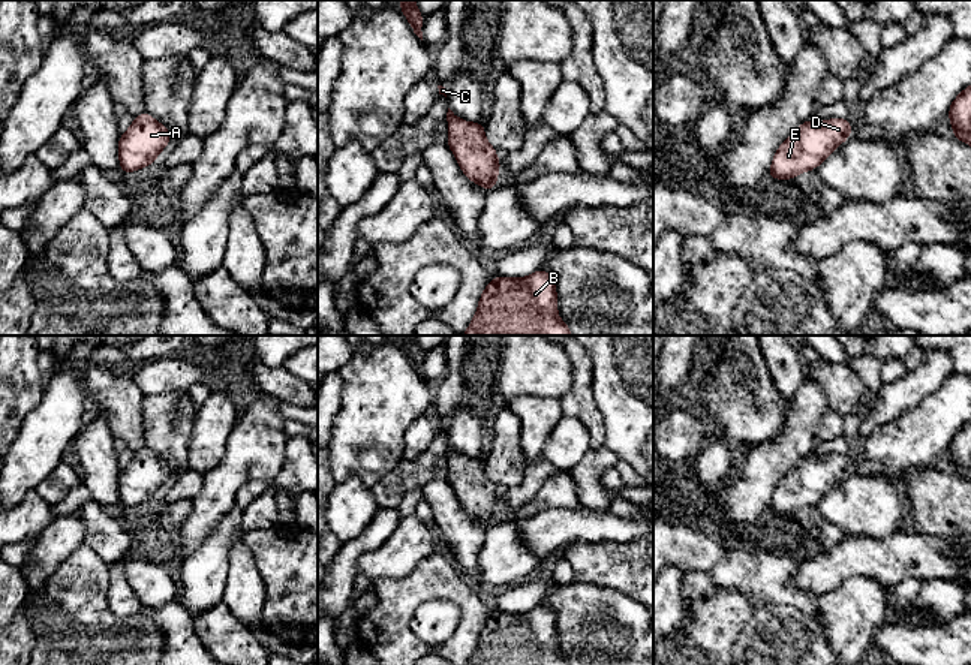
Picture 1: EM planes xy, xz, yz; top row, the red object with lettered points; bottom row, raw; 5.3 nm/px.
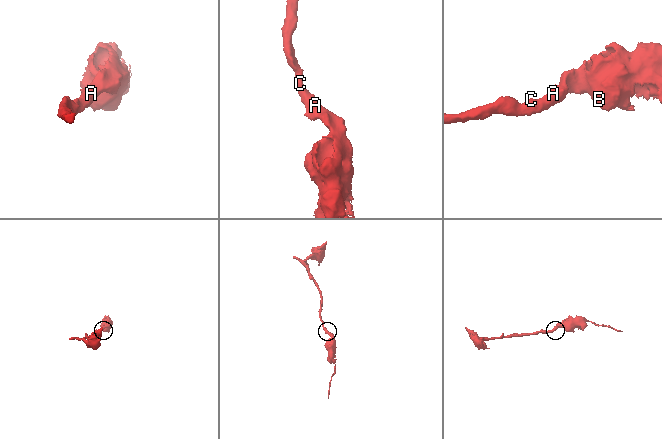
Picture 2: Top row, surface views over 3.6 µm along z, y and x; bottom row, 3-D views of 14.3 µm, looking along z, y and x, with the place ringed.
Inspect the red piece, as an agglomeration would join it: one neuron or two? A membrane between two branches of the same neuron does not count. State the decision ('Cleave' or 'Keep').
Keep

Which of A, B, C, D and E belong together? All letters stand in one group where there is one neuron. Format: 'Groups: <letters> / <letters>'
Groups: A B C D E

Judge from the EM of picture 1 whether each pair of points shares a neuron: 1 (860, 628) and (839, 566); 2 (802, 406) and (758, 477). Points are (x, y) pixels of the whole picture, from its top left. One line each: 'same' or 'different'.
1: different
2: same

